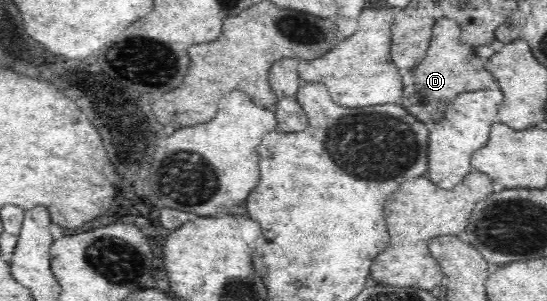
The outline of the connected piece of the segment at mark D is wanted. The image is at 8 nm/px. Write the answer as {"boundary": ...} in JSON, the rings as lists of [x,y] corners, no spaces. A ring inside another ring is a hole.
{"boundary":[[[446,16],[435,20],[429,47],[418,66],[400,72],[404,88],[399,104],[427,125],[440,120],[450,104],[463,92],[496,86],[496,79],[485,69],[484,61],[475,55],[471,45],[462,42],[458,20]]]}

